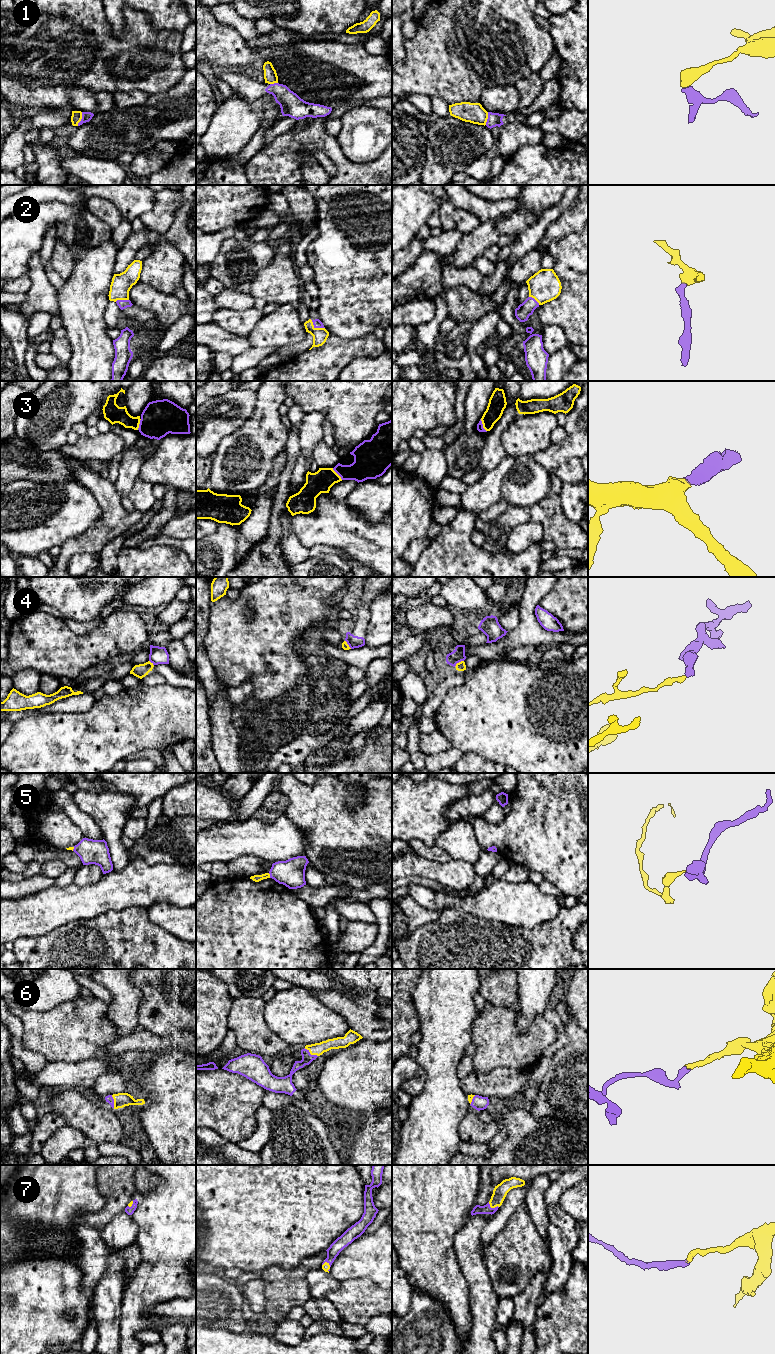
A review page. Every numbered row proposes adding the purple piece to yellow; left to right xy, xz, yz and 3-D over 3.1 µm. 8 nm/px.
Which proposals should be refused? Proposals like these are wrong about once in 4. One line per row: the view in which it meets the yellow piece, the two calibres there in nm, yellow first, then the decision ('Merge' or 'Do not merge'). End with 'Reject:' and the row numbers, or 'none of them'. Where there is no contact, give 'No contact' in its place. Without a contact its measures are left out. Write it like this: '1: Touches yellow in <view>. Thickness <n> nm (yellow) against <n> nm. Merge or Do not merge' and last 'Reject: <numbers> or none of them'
1: Touches yellow in xy. Thickness 90 nm (yellow) against 80 nm. Do not merge
2: Touches yellow in xz. Thickness 120 nm (yellow) against 70 nm. Merge
3: Touches yellow in yz. Thickness 140 nm (yellow) against 50 nm. Merge
4: Touches yellow in yz. Thickness 70 nm (yellow) against 110 nm. Do not merge
5: Touches yellow in xz. Thickness 60 nm (yellow) against 220 nm. Merge
6: Touches yellow in xz. Thickness 100 nm (yellow) against 90 nm. Merge
7: Touches yellow in yz. Thickness 120 nm (yellow) against 80 nm. Merge
Reject: 1, 4

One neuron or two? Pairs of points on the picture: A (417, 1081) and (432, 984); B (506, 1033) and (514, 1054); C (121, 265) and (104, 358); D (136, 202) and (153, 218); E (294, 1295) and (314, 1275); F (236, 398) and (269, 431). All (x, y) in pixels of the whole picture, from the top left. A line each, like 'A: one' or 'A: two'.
A: two
B: one
C: two
D: two
E: two
F: two

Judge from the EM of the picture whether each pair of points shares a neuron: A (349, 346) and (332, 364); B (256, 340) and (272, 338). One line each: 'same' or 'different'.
A: same
B: same

